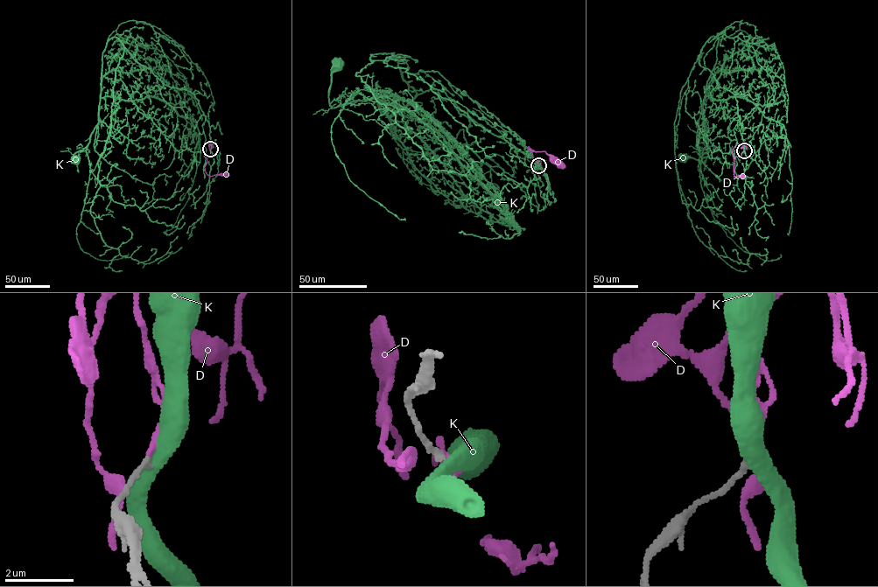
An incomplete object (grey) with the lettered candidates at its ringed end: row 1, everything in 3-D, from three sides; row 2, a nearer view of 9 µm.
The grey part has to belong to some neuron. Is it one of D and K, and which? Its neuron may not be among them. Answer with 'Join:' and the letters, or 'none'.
Join: D

